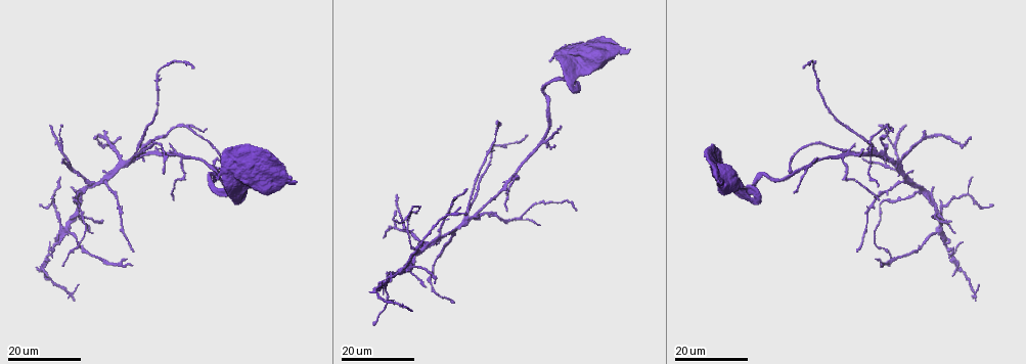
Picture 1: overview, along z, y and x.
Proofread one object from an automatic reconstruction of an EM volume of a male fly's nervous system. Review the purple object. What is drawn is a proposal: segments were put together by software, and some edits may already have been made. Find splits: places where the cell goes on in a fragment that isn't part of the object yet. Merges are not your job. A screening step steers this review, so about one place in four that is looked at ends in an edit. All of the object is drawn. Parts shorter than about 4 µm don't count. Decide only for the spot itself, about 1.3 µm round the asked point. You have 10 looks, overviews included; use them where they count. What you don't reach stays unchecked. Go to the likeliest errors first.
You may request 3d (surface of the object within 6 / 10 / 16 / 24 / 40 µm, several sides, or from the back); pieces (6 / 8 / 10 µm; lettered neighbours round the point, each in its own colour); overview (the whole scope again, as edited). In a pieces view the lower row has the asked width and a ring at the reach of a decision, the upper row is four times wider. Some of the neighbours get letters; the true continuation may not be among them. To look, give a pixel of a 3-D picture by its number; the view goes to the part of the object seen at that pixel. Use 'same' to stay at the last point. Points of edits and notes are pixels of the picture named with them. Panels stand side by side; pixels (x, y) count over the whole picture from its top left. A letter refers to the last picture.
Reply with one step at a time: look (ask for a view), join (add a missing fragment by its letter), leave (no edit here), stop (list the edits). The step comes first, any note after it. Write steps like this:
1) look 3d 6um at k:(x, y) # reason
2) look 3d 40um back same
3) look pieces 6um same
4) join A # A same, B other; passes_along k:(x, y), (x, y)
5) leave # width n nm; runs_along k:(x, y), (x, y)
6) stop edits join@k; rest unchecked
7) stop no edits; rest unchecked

look 3d 16um at 1:(426, 288) # thin end

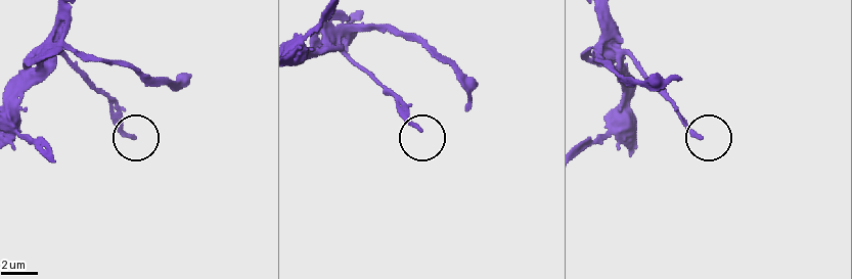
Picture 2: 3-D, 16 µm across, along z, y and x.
look pieces 10um at 2:(700, 139)

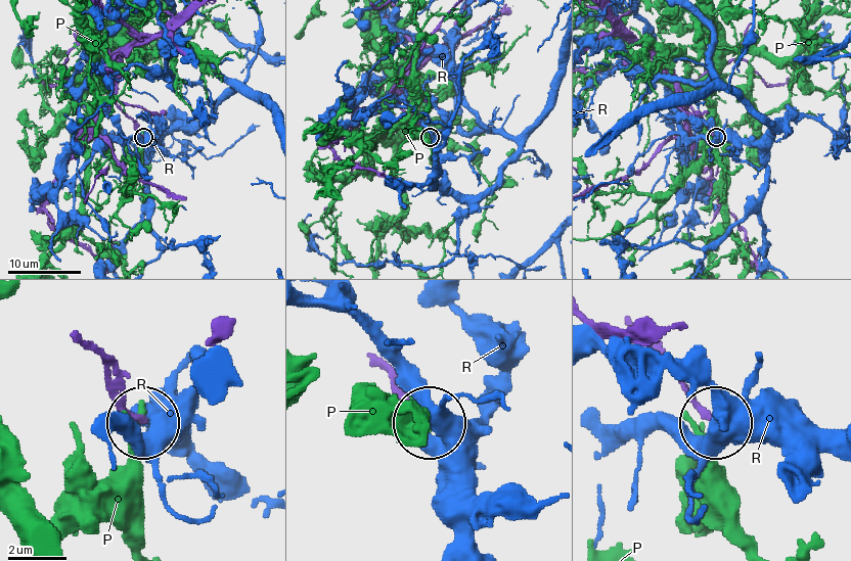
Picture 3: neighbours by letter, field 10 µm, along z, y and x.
leave # P other, R other; no lettered fragment goes on from it

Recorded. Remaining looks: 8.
look 3d 16um at 1:(382, 237) # an open end

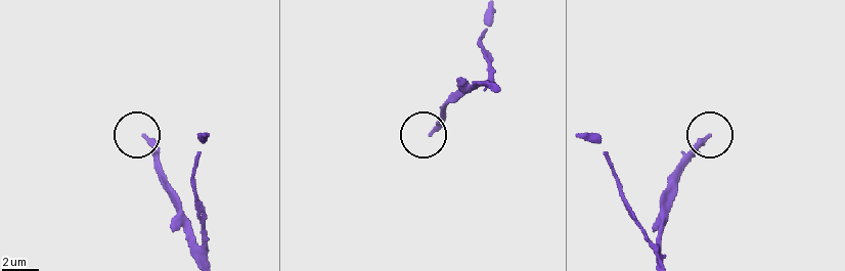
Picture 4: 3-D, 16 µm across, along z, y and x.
look pieces 10um at 4:(432, 134)

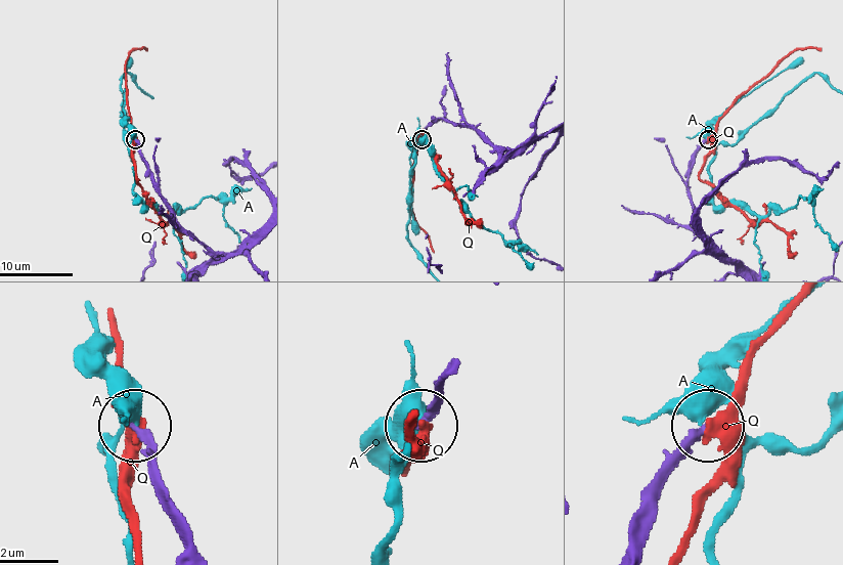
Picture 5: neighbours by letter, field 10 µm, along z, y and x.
leave # width 190 nm; A other, Q other; runs_along 5:(631, 552), (634, 522), (663, 471), (702, 430); none of them fits

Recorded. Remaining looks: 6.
look 3d 16um at 1:(59, 177) # branch stops here

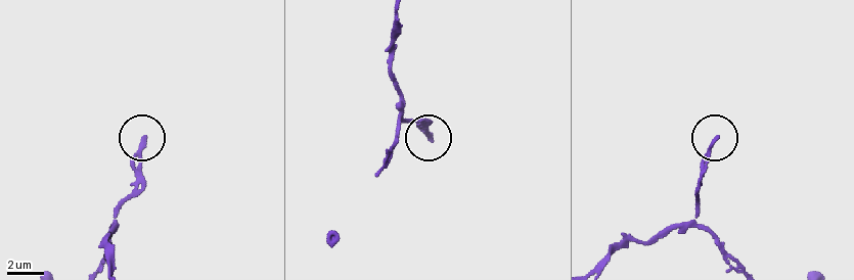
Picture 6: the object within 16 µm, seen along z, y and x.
look pieces 6um at 6:(143, 137)

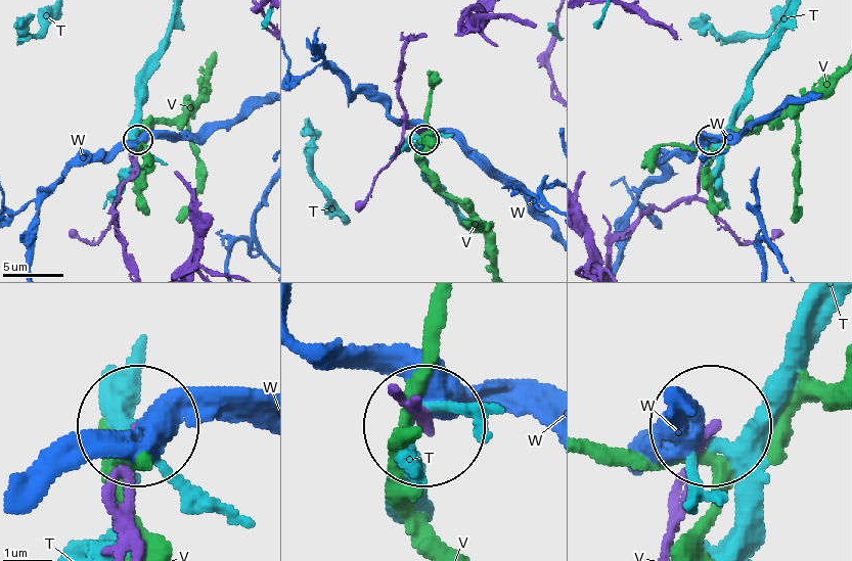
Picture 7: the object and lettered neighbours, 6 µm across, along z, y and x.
leave # T other, V other, W other; no lettered fragment goes on from it

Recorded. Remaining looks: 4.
look 3d 24um at 1:(497, 122) # free end

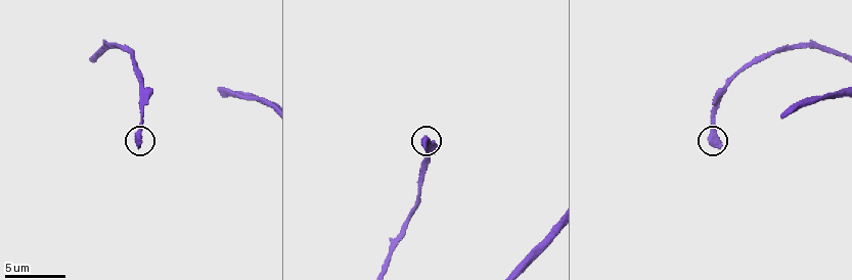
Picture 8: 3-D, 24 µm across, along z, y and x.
look pieces 8um at 8:(139, 147)

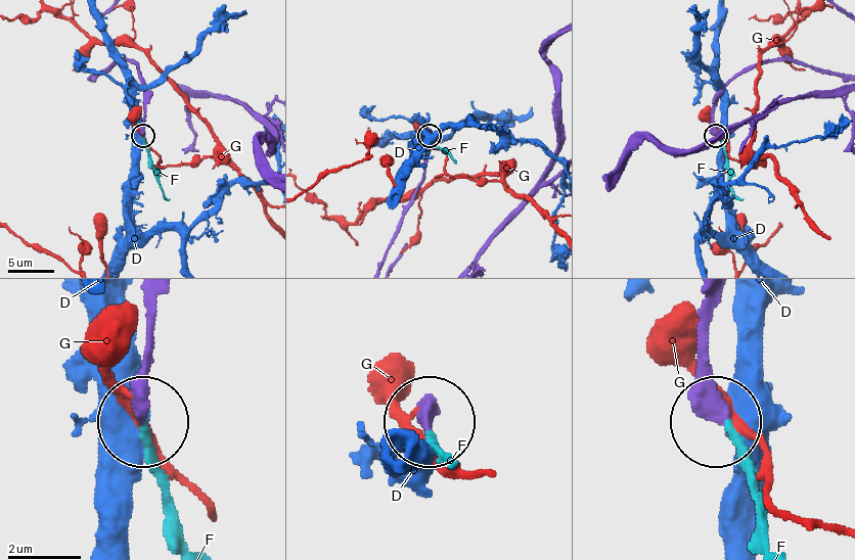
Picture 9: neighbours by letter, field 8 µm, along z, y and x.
join F # D other, F same, G other; passes_along 9:(710, 320), (704, 363), (759, 509), (759, 546); it goes on there

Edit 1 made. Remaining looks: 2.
stop edits join@9; rest unchecked

